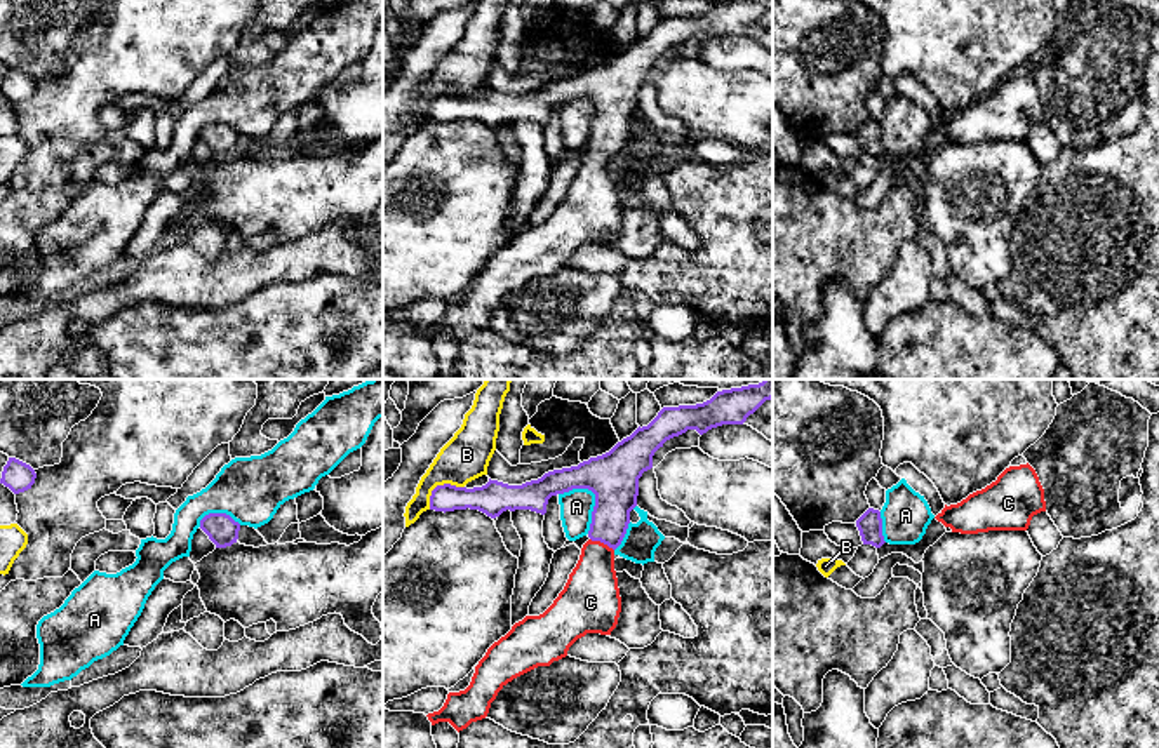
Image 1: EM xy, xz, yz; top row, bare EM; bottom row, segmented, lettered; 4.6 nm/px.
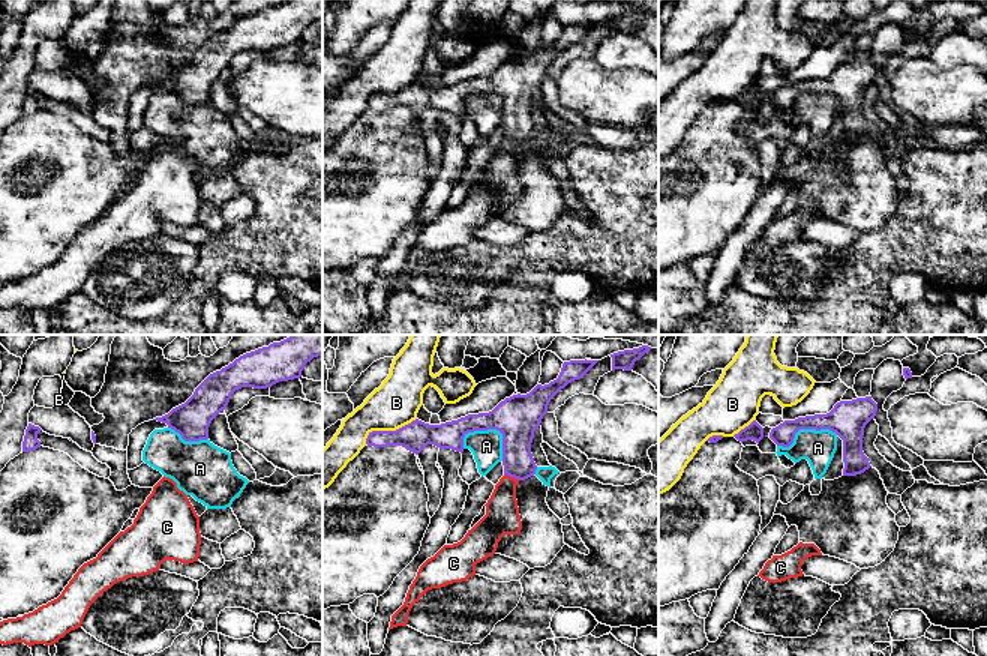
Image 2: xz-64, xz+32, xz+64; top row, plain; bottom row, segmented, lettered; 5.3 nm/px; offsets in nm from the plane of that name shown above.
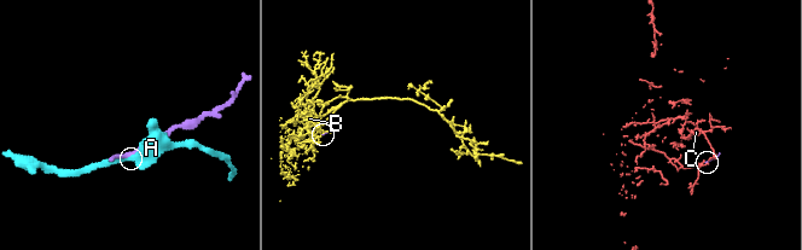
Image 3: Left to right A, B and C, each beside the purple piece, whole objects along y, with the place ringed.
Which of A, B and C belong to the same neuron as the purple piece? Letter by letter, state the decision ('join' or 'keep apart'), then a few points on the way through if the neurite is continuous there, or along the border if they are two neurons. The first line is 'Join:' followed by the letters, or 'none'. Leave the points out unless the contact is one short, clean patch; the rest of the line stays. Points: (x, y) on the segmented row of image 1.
Join: C
A: keep apart
B: keep apart | along xz (463, 486), (439, 484), (432, 491), (428, 508)
C: join | across xz (616, 489), (609, 526), (602, 541), (590, 594)

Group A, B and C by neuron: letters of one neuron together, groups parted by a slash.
A / B / C

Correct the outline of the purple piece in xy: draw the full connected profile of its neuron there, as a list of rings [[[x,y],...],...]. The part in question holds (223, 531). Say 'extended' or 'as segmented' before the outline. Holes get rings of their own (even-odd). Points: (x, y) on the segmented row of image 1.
as segmented; [[[209,513],[200,520],[200,529],[209,536],[216,548],[237,543],[240,524],[226,513]]]

